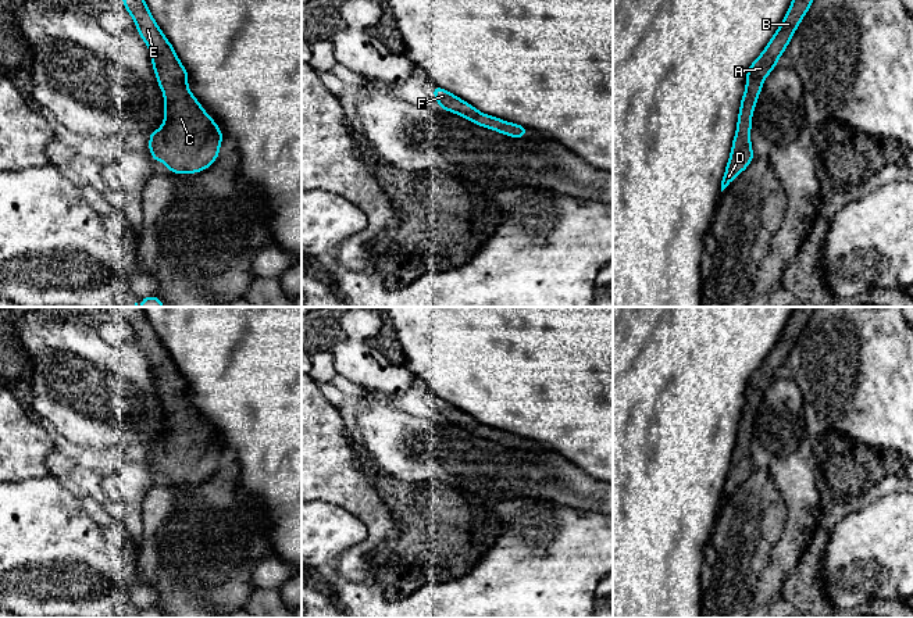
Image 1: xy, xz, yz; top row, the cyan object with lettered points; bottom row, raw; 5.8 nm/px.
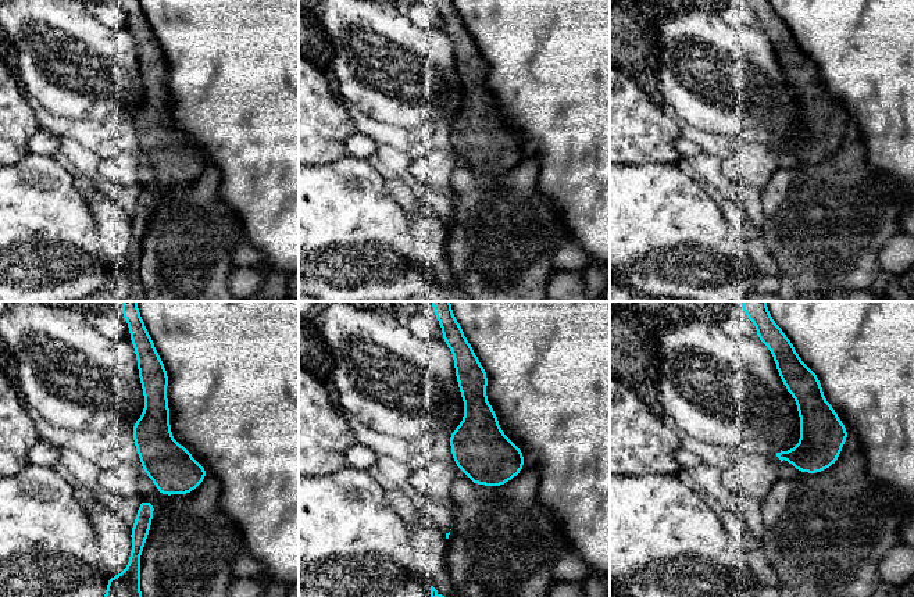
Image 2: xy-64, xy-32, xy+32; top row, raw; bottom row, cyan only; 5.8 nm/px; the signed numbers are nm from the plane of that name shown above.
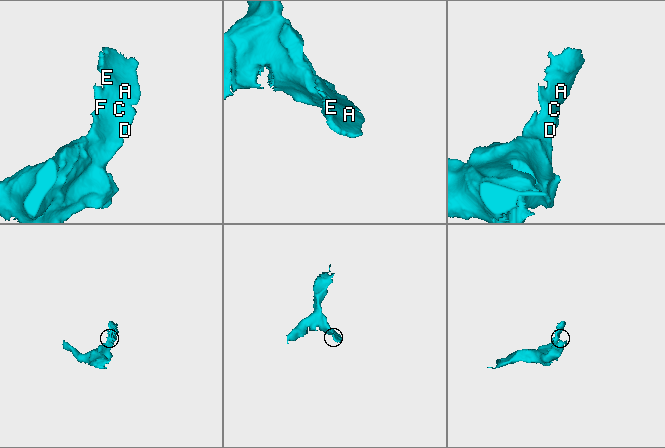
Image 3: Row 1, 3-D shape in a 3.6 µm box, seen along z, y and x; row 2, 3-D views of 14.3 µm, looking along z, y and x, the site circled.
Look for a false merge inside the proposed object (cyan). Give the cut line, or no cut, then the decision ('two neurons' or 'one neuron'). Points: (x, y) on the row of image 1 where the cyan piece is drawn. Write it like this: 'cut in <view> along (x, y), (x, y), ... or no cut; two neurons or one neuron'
no cut; one neuron

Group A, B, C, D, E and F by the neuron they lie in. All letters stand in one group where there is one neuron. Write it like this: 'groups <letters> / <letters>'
groups A B C D E F

